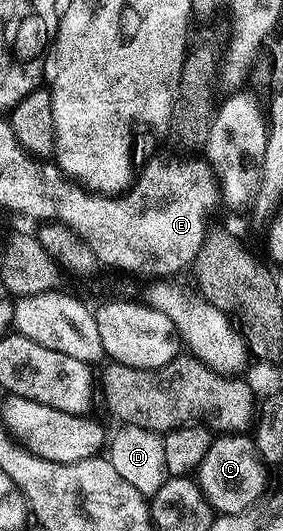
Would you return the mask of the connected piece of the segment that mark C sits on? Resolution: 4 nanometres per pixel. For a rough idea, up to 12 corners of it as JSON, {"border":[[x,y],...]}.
{"border":[[216,436],[197,488],[216,514],[264,496],[246,436]]}

